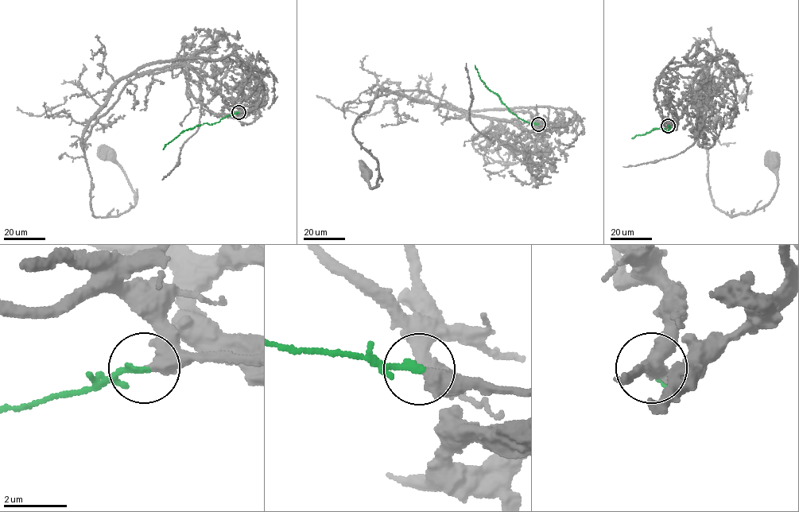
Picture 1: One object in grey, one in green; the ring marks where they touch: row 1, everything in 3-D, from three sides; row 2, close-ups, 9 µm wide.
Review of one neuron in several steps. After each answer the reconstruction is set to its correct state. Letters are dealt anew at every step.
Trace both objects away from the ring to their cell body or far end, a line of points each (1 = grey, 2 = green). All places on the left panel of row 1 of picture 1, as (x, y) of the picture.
1: (238, 112), (192, 67), (142, 75), (83, 147), (95, 216), (135, 203), (110, 154)
2: (238, 112), (228, 114), (218, 122), (203, 124), (184, 130), (163, 149)

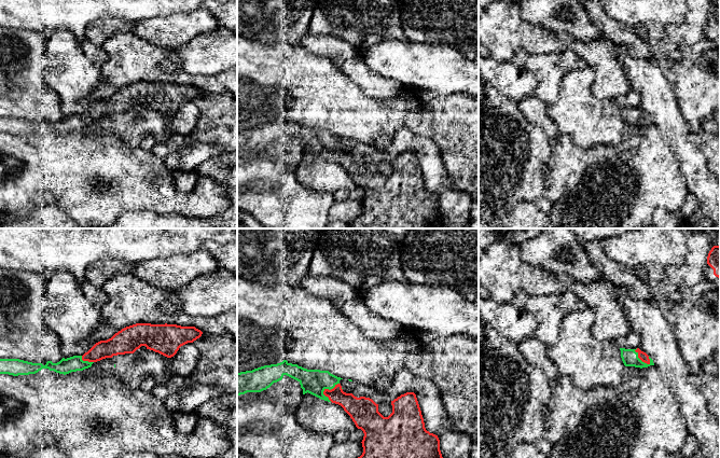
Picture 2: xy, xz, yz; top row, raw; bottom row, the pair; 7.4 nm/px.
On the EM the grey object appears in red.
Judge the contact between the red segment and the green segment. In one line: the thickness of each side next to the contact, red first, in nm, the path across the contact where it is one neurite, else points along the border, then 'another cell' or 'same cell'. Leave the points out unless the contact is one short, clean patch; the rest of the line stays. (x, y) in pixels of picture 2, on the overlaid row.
150 nm thick on the red side, 190 nm on the other; runs through xz (354, 406), (326, 389), (320, 384), (314, 382); same cell

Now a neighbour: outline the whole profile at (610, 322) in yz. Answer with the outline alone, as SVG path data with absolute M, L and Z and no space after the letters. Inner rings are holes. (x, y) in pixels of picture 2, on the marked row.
M569 275L560 278L565 288L582 300L595 314L591 331L596 339L610 342L629 333L629 321L611 283L603 278L589 283L582 283Z

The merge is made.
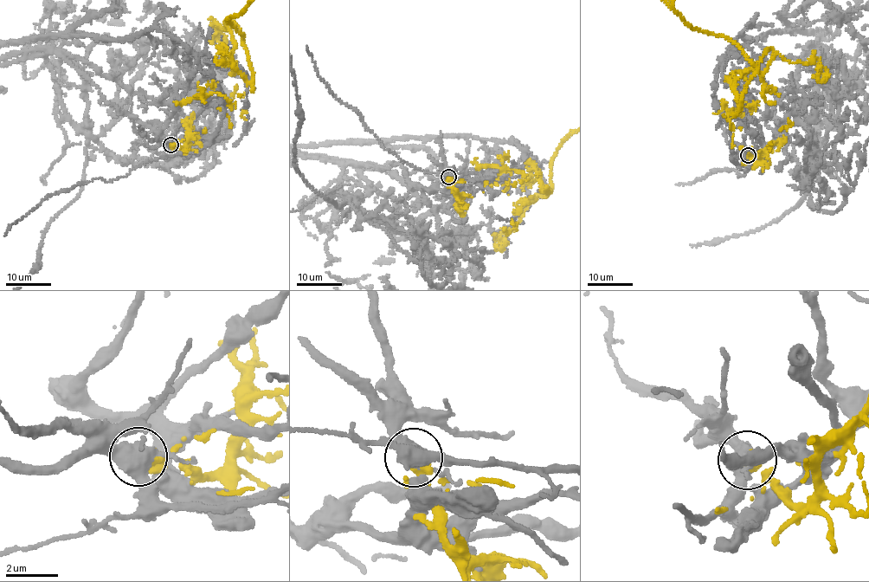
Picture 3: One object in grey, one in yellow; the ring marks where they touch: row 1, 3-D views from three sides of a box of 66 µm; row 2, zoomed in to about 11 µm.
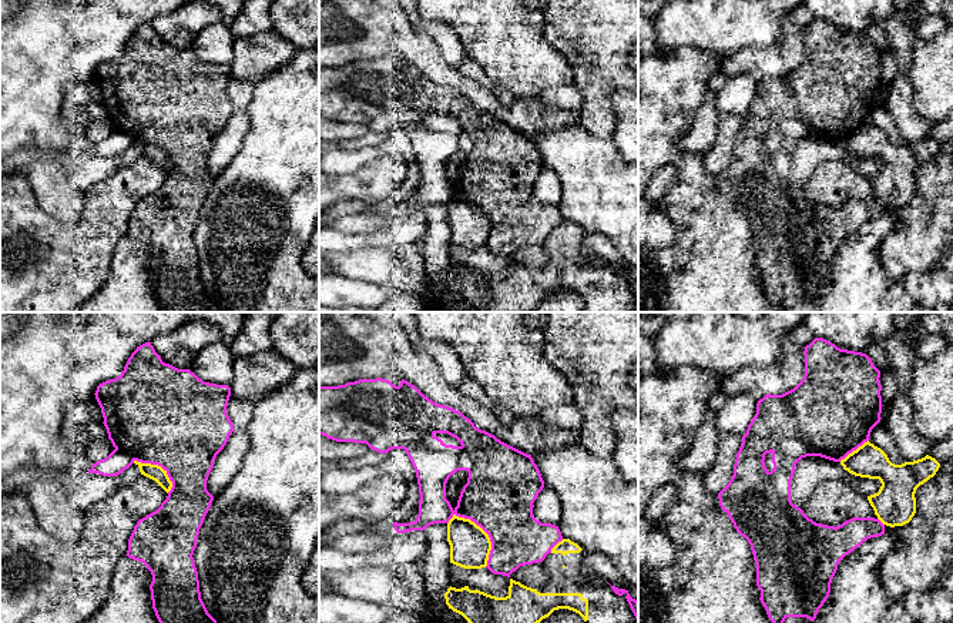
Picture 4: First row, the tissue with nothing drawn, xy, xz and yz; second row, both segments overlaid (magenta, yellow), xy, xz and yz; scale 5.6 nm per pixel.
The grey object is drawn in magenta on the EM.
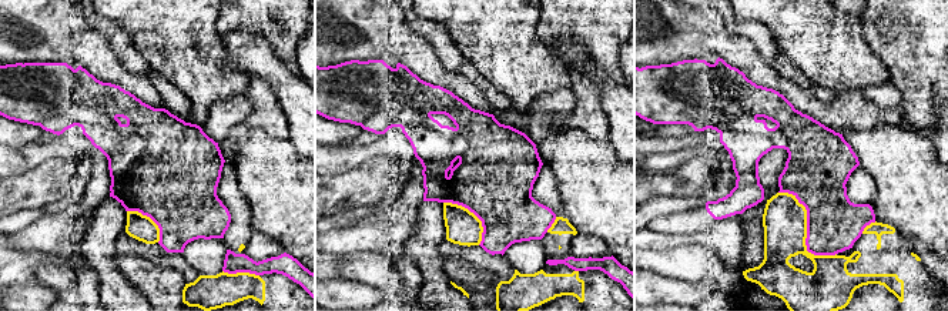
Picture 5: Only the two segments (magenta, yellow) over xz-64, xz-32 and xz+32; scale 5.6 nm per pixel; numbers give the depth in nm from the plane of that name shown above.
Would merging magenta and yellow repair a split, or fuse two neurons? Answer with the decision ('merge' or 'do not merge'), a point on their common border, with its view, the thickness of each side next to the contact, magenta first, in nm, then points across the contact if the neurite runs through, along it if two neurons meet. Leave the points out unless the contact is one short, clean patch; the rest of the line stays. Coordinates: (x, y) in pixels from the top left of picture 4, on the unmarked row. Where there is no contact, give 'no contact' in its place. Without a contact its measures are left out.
do not merge; contact xz (486, 213); calibres 400 and 220 nm

